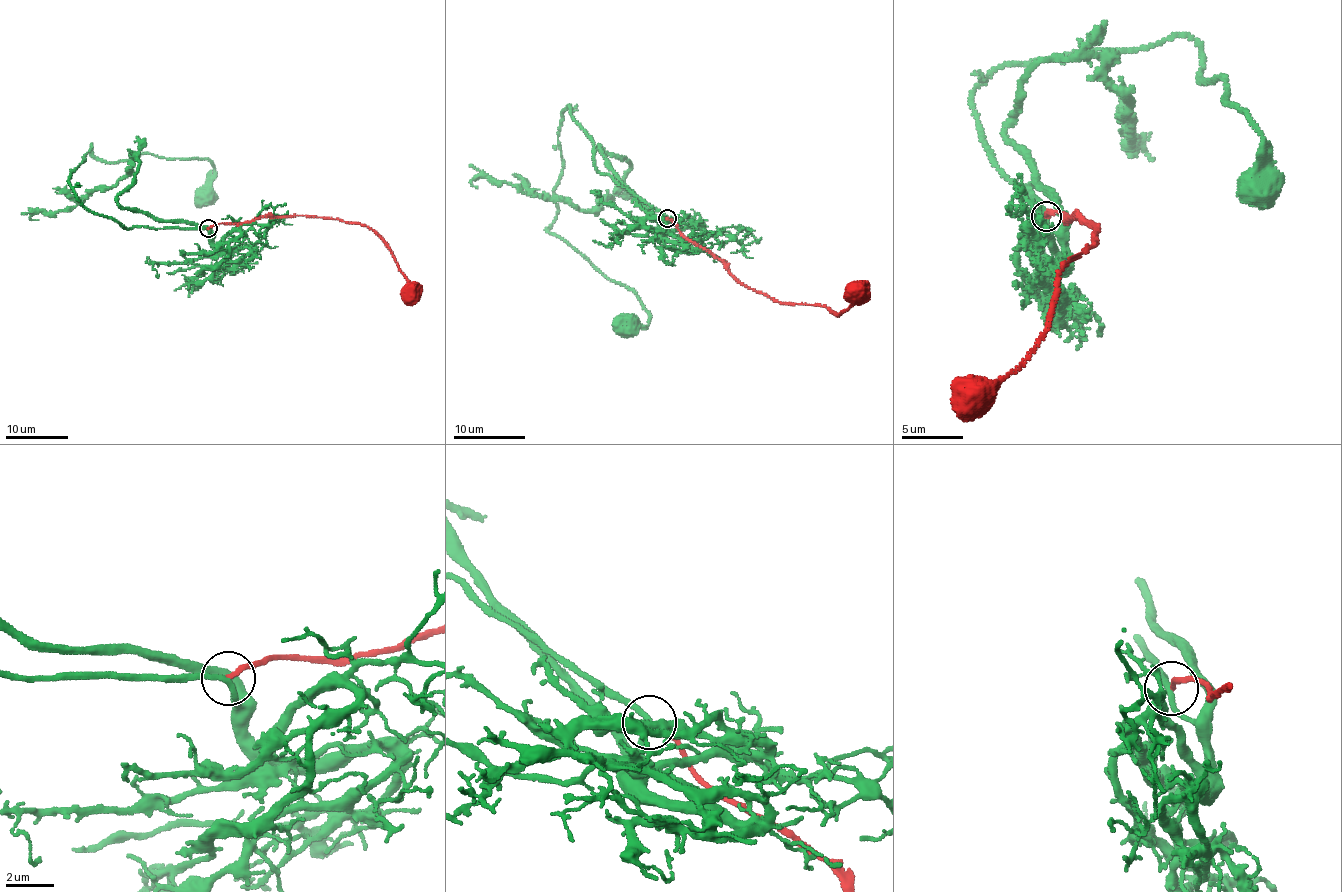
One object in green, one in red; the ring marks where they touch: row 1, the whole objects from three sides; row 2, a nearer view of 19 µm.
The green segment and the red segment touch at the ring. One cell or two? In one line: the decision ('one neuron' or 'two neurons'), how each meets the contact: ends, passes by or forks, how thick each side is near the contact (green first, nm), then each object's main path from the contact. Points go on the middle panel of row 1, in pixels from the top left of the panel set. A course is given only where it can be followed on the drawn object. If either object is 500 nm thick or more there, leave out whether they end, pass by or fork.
two neurons | green passes by | red ends | 220/220 nm | green via (667, 217), (603, 175), (568, 105), (550, 234), (628, 286), (646, 309), (641, 327), (612, 325) | red via (667, 217), (686, 237), (708, 249), (741, 283), (778, 302), (823, 306), (838, 316), (852, 303), (852, 295)

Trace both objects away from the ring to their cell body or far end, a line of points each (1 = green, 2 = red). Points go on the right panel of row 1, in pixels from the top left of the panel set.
1: (1045, 217), (1032, 185), (1001, 177), (975, 88), (1006, 65), (1176, 36), (1259, 134), (1263, 207)
2: (1045, 217), (1055, 211), (1066, 219), (1095, 226), (1094, 245), (1061, 267), (1043, 339), (983, 392)

